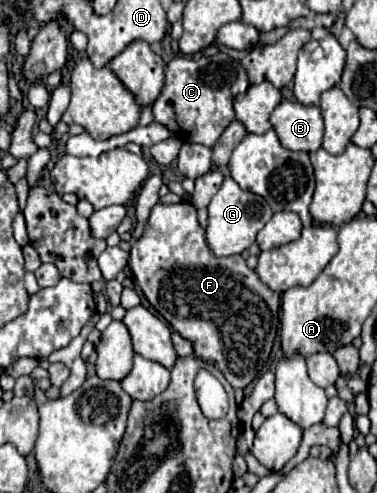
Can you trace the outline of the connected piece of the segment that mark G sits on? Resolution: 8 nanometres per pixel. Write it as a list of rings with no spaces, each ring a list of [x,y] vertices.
[[[225,177],[221,189],[209,203],[209,223],[207,223],[207,243],[211,251],[217,257],[227,257],[227,255],[239,255],[241,251],[249,249],[251,243],[255,241],[255,235],[263,225],[271,219],[273,211],[261,199],[261,195],[253,195],[251,191],[241,191],[239,185],[231,179]]]

